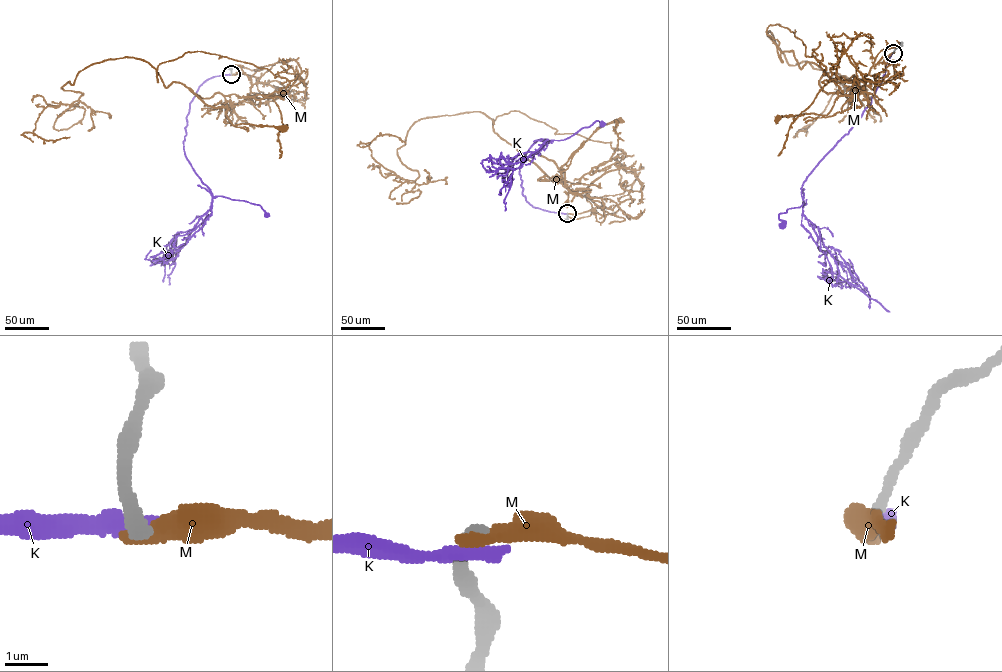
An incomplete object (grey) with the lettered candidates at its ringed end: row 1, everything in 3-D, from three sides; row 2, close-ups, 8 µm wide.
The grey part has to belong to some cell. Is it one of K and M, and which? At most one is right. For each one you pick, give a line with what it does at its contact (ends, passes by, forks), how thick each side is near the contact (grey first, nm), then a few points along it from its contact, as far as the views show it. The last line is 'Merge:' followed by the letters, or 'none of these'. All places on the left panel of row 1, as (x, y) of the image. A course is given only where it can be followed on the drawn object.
Merge: none of these

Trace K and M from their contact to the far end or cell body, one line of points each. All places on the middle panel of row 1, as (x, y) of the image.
K: (567, 213), (533, 207), (525, 200), (519, 174), (520, 163), (537, 140), (565, 139), (597, 121), (602, 124)
M: (567, 213), (580, 213), (597, 206), (584, 190), (569, 189), (561, 166), (598, 128), (619, 120)

